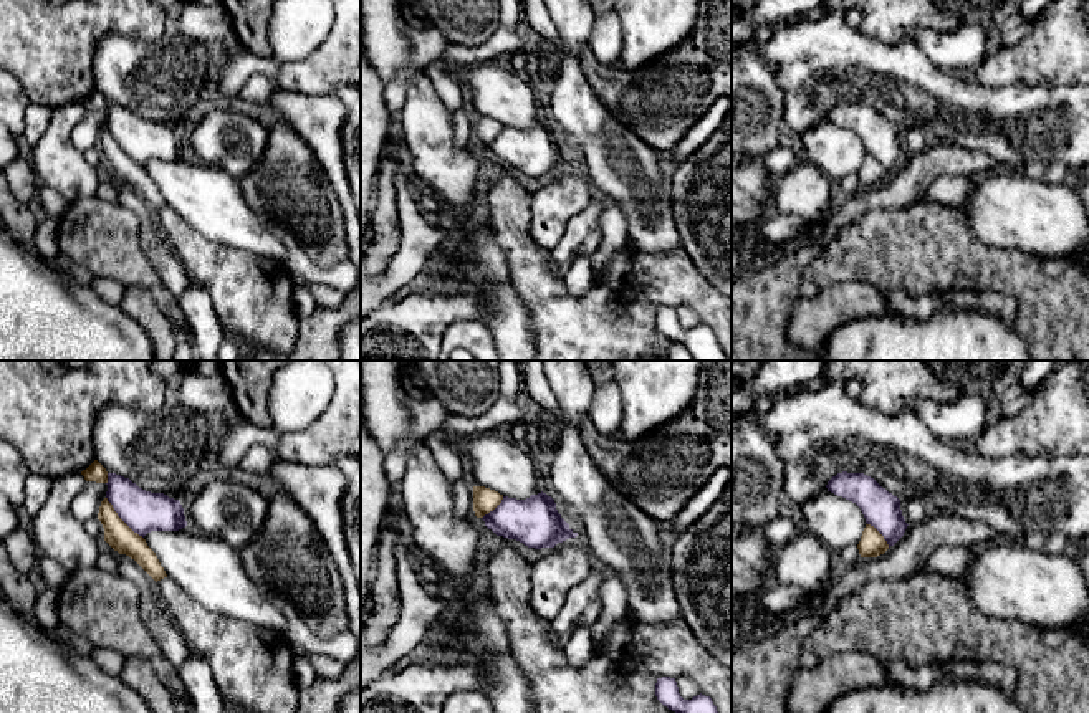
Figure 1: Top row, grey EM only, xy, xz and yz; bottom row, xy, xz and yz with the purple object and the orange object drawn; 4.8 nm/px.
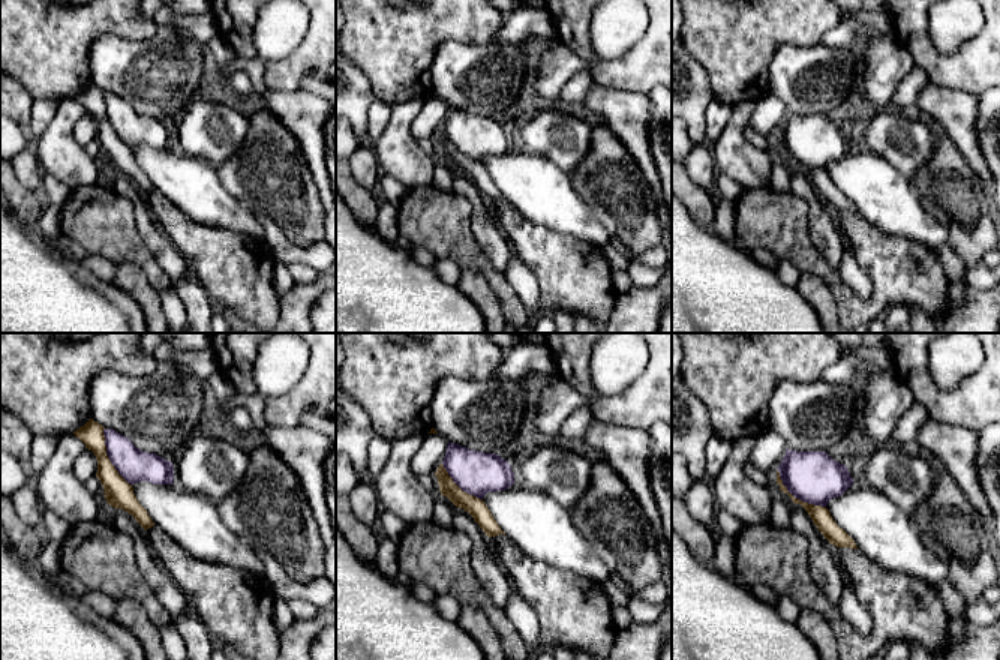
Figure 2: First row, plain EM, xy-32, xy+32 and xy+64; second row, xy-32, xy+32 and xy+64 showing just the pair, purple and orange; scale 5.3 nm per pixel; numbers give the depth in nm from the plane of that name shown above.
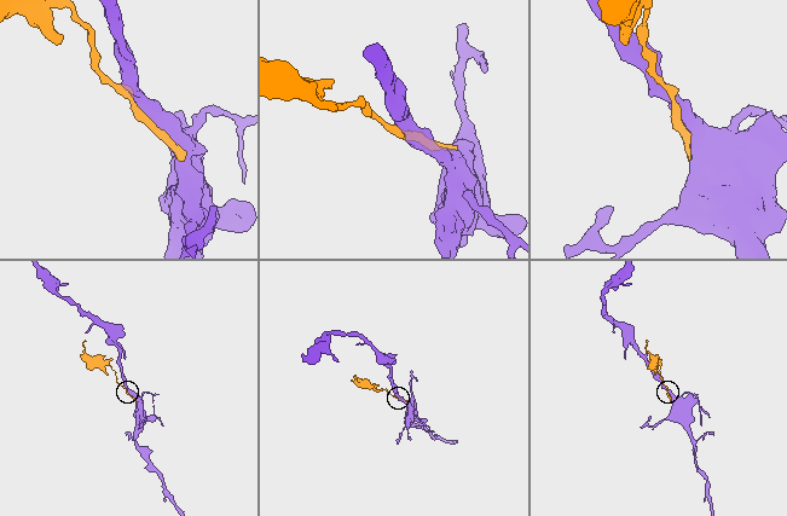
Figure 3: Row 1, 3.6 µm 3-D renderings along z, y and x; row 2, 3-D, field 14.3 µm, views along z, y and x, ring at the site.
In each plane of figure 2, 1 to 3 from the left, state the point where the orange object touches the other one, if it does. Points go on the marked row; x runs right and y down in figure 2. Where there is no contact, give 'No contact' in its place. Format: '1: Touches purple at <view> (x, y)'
1: Touches purple at xy-32 (108, 456)
2: Touches purple at xy+32 (459, 486)
3: Touches purple at xy+64 (798, 498)

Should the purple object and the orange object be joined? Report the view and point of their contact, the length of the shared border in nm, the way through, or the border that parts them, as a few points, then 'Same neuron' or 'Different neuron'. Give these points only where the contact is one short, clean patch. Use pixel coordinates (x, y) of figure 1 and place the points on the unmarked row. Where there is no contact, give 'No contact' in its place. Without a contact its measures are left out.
Touches purple at xy (121, 148). Shared border 280 nm. Different neuron

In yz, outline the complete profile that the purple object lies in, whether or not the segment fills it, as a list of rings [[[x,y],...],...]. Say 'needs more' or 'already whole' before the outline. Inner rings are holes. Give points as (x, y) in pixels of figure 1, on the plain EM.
already whole | [[[837,103],[828,114],[828,121],[856,132],[866,152],[874,156],[894,175],[905,162],[900,129],[864,103]]]

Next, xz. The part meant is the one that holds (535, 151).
already whole | [[[543,121],[526,129],[503,126],[482,149],[497,165],[516,169],[535,179],[554,177],[578,165],[558,142],[554,129]]]

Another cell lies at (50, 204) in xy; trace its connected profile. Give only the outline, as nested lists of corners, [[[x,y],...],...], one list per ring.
[[[40,185],[36,190],[36,210],[53,220],[60,220],[68,210],[70,202],[53,189]]]

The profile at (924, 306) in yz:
[[[882,291],[887,304],[900,316],[915,319],[930,319],[940,311],[948,311],[952,306],[933,294],[912,296],[904,291]]]

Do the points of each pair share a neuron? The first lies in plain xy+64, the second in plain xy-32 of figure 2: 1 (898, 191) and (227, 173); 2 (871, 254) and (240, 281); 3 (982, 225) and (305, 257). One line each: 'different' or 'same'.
1: different
2: same
3: different

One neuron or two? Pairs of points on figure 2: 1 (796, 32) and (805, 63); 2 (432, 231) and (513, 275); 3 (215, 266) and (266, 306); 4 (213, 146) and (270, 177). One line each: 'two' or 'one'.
1: two
2: two
3: one
4: two

